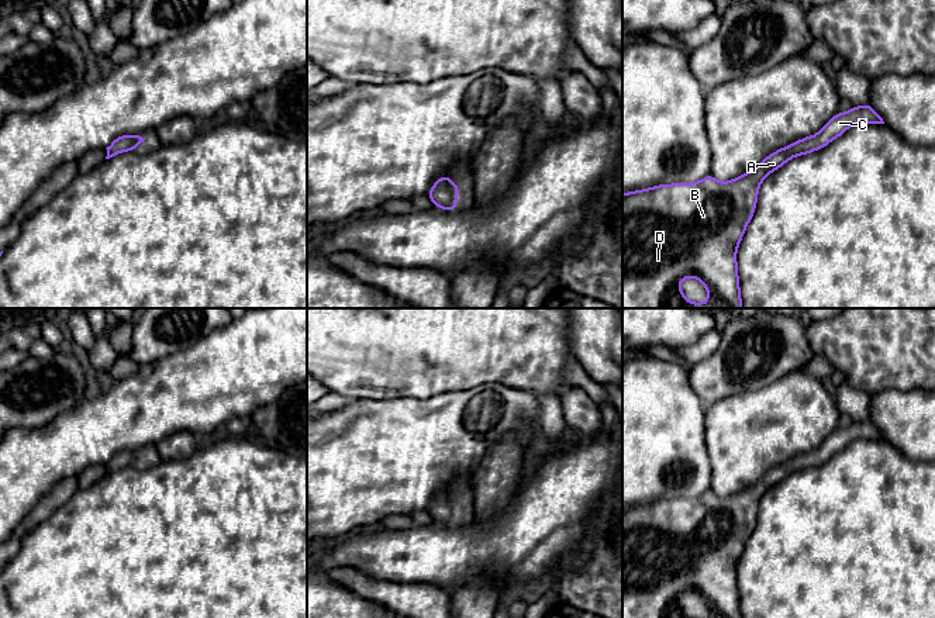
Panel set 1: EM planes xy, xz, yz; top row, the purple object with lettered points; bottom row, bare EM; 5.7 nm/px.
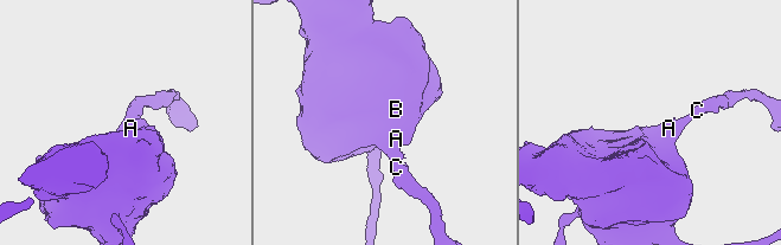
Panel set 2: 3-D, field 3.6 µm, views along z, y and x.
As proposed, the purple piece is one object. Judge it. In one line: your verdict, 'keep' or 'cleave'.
keep

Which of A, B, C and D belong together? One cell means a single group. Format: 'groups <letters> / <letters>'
groups A B C D

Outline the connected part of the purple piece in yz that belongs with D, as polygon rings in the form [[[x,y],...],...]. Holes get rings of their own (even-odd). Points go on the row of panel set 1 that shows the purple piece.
[[[870,103],[855,106],[848,113],[835,113],[815,135],[774,151],[753,170],[732,180],[721,183],[710,173],[694,183],[656,184],[622,193],[622,308],[743,308],[736,252],[755,214],[760,183],[790,159],[825,148],[832,139],[839,138],[852,125],[860,122],[884,124]],[[686,277],[694,277],[703,283],[708,293],[705,303],[693,303],[684,297],[680,282]]]

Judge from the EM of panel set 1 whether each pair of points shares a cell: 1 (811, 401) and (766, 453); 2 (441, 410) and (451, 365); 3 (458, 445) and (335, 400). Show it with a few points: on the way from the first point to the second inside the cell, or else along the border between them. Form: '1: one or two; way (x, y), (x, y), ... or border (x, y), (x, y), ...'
1: one; way (799, 414), (772, 441)
2: two; border (478, 385), (469, 389), (456, 389), (413, 399)
3: two; border (354, 400), (340, 408), (321, 414)

